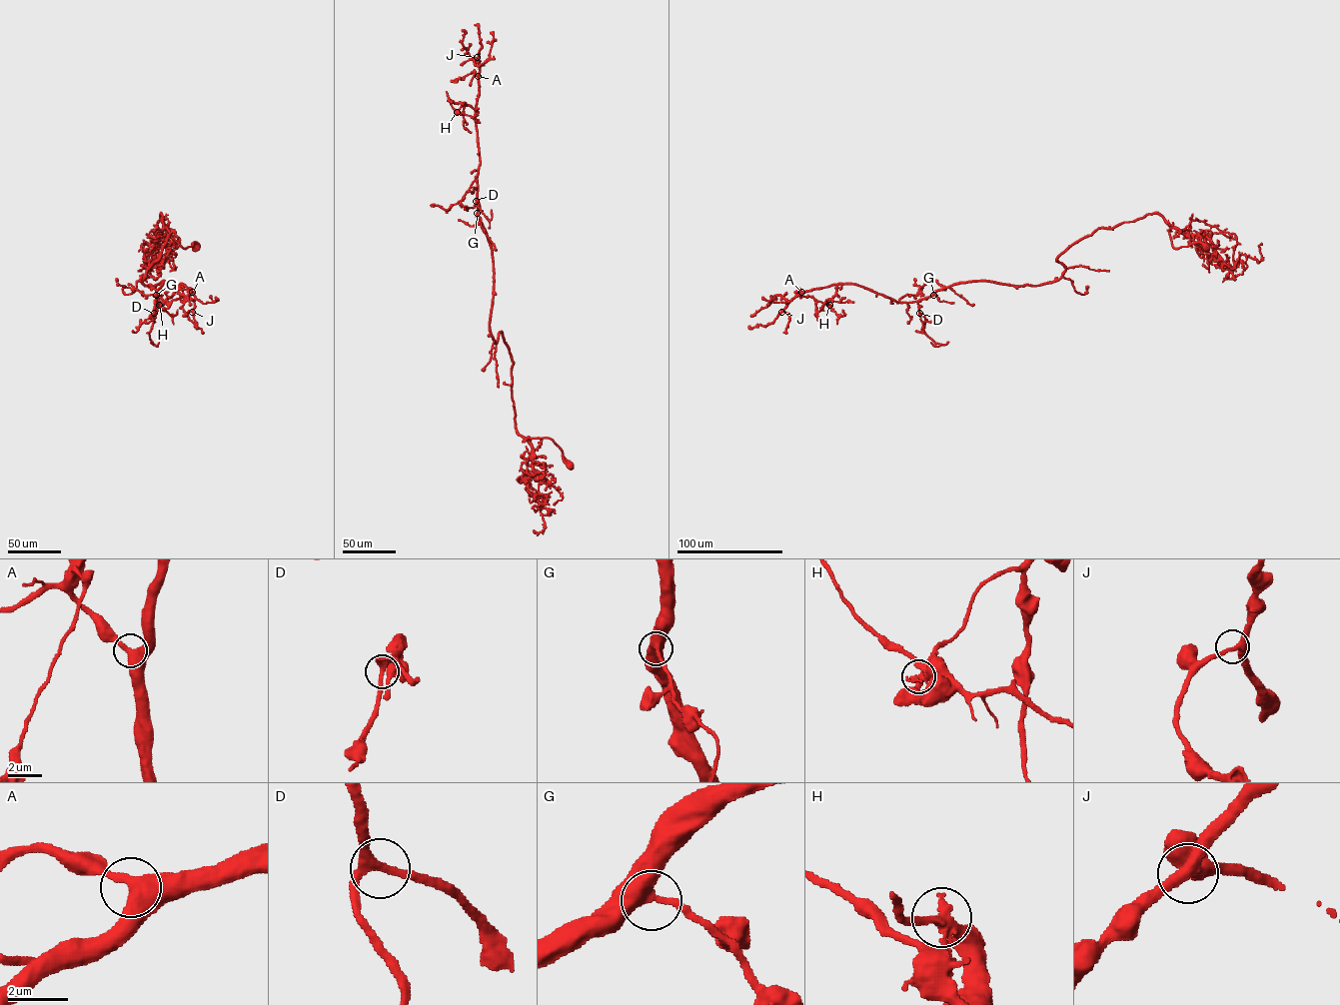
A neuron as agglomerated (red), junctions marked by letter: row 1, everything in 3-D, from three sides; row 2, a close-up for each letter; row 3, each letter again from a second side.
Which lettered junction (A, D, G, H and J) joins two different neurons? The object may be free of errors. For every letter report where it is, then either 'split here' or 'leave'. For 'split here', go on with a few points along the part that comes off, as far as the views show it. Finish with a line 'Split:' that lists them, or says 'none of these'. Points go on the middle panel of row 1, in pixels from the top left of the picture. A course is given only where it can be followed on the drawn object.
A: place (478, 76); leave
D: place (476, 201); leave
G: place (477, 213); leave
H: place (457, 112); split here; course (457, 112), (479, 121)
J: place (477, 57); leave
Split: H

